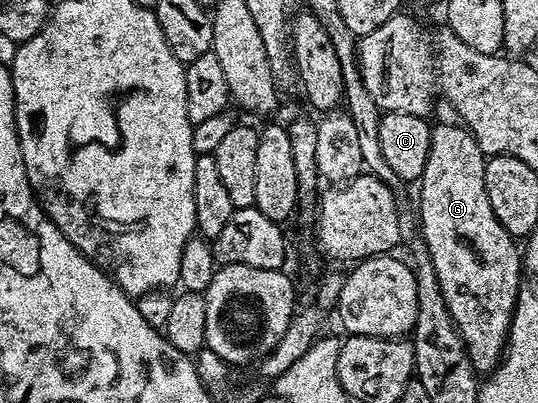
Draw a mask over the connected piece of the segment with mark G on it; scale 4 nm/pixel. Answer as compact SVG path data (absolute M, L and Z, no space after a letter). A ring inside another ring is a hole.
M462 124L455 125L435 125L431 131L431 146L429 147L429 159L425 159L425 171L419 176L417 188L419 188L419 207L417 206L417 214L419 220L419 229L425 243L428 244L429 254L433 259L434 270L437 275L437 283L440 285L441 295L444 296L444 305L448 308L449 315L455 324L460 339L467 349L467 357L471 360L472 367L476 374L487 375L494 371L500 361L505 356L507 347L507 333L511 329L511 320L515 314L515 304L519 298L519 290L521 282L519 282L519 273L521 277L521 249L517 244L516 238L509 235L509 231L505 231L505 227L501 227L501 223L497 219L497 215L493 215L493 203L489 203L489 191L485 191L485 167L487 162L481 147L475 141L475 136L470 130L464 128Z

